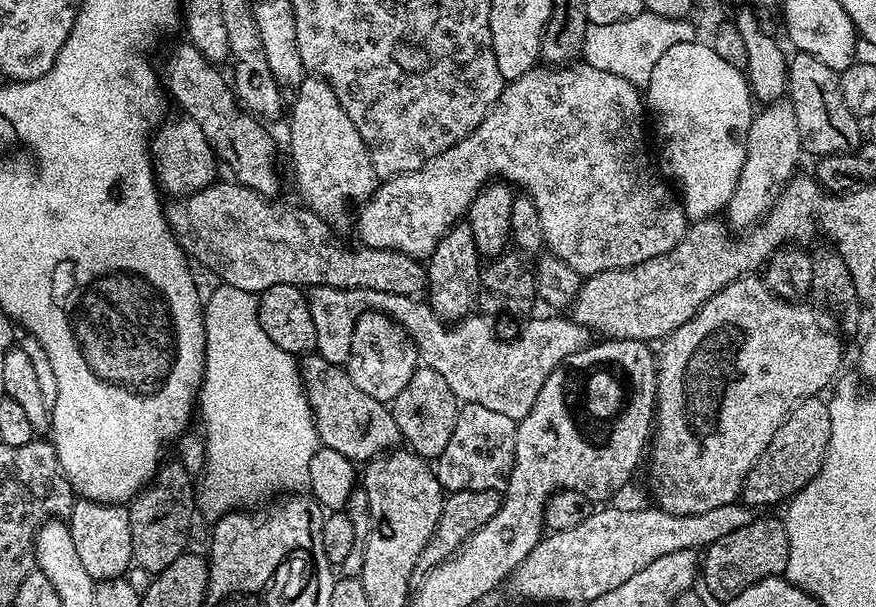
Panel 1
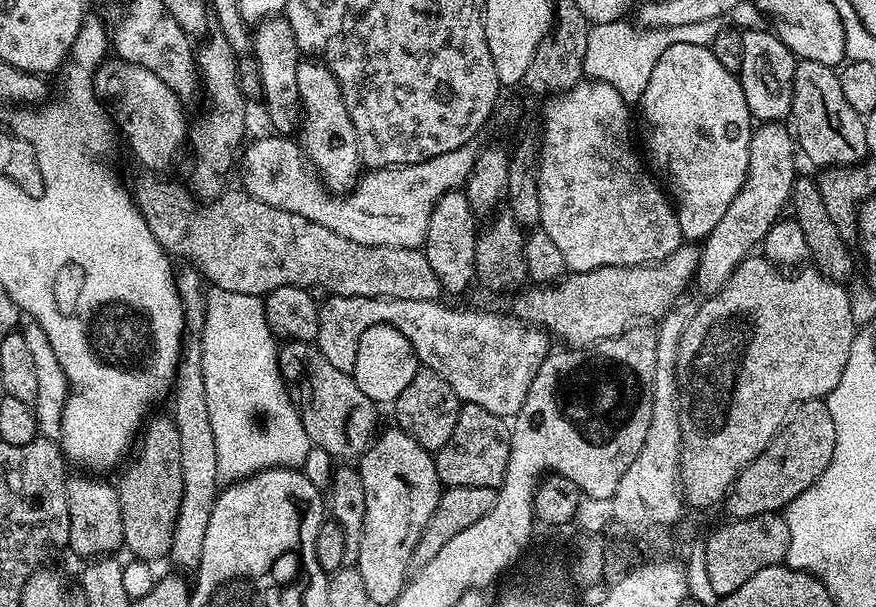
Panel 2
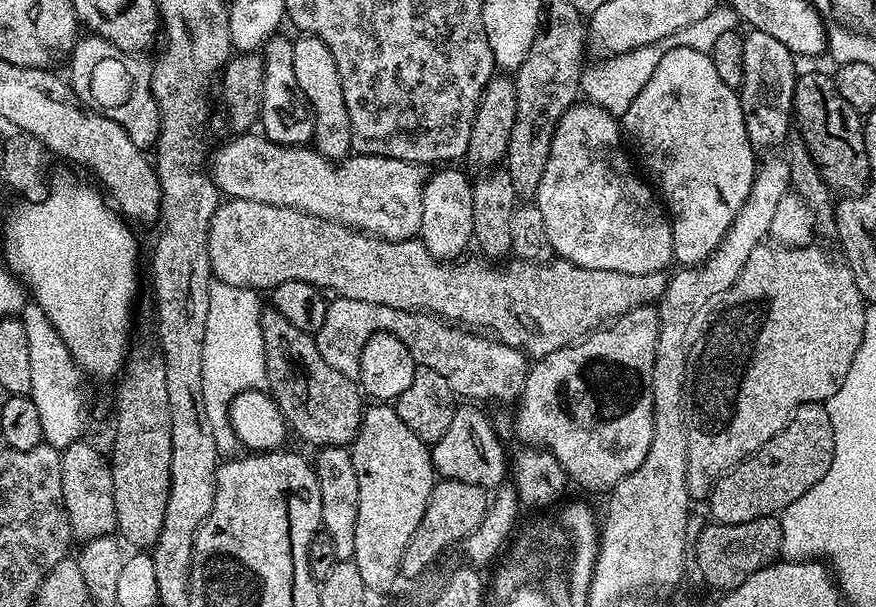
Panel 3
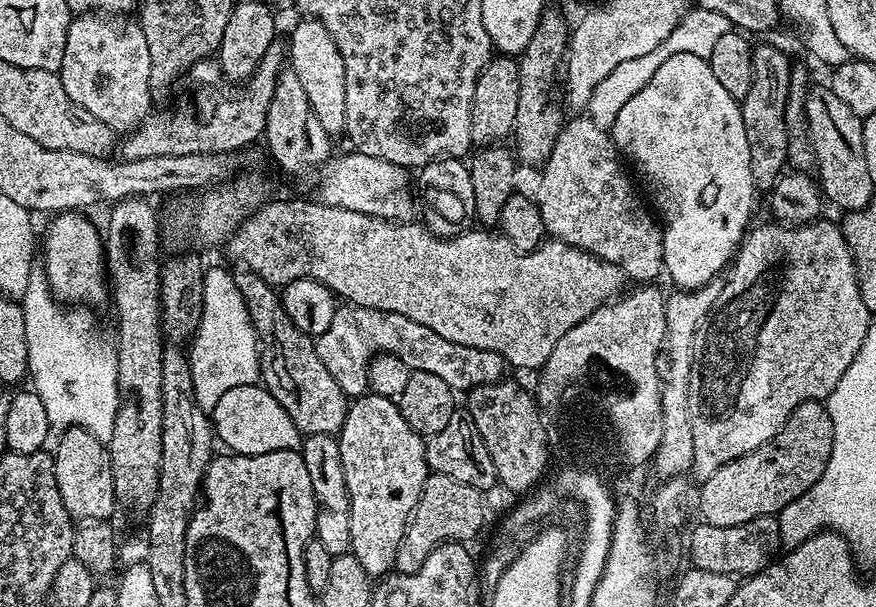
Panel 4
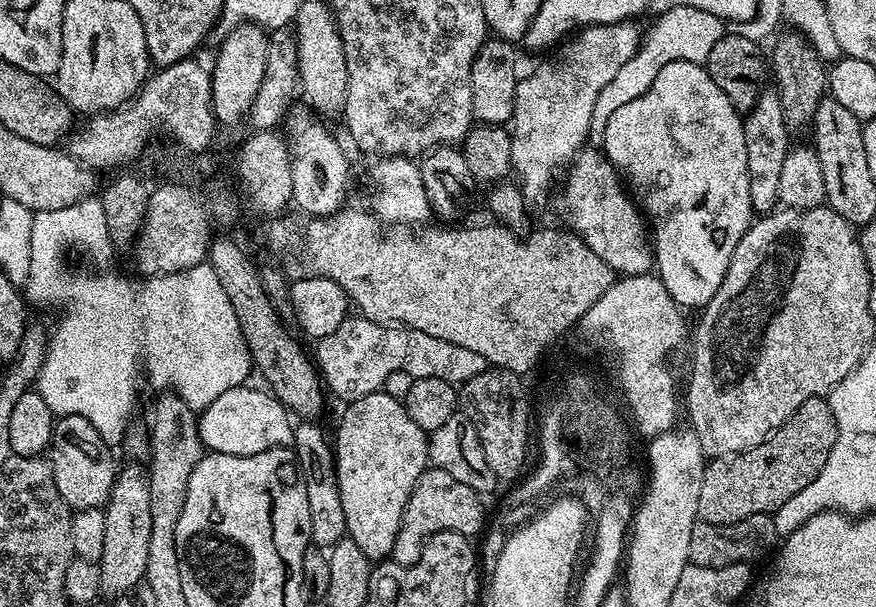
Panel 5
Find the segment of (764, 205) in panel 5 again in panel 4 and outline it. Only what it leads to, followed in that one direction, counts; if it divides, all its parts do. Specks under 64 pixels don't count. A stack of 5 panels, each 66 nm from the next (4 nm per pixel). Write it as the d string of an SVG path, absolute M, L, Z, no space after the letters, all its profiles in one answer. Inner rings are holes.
M757 43L752 49L752 81L750 90L740 101L742 122L746 126L746 143L750 145L750 174L757 189L771 190L774 182L785 171L788 155L786 154L786 98L790 90L790 74L793 65L788 64L788 56L772 44Z

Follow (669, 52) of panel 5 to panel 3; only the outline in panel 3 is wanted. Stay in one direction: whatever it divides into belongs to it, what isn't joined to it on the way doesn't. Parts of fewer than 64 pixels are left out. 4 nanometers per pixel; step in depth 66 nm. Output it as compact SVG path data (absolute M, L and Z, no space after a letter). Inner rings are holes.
M717 6L714 10L710 10L710 14L706 14L706 18L698 18L698 22L686 26L670 38L659 40L657 44L647 44L629 52L623 52L617 56L609 56L603 61L605 64L596 64L593 68L591 65L580 78L581 93L591 103L604 108L611 116L623 118L626 110L630 110L630 102L634 102L634 98L638 98L639 92L642 91L642 86L650 82L650 74L654 74L658 62L662 62L662 54L666 54L672 48L693 48L699 52L711 53L715 40L721 34L737 31L737 28L736 11L727 6Z

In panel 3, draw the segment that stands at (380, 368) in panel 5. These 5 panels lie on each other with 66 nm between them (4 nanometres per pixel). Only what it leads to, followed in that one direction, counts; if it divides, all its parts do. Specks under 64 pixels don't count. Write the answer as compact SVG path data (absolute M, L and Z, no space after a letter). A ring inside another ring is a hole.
M336 296L329 299L326 319L322 321L322 326L314 335L318 354L322 354L322 358L326 358L326 363L334 366L334 370L338 370L338 374L346 374L346 378L359 381L359 360L362 358L363 348L366 346L367 340L376 332L388 332L397 336L409 348L410 354L419 367L438 370L438 374L442 374L442 378L446 378L446 382L450 382L457 397L468 402L515 401L519 397L520 391L523 390L528 377L530 360L519 348L506 346L501 340L497 340L491 335L481 334L479 331L469 330L463 326L453 326L449 321L442 320L438 316L398 310L394 306L378 306L374 302L358 302L358 298Z

